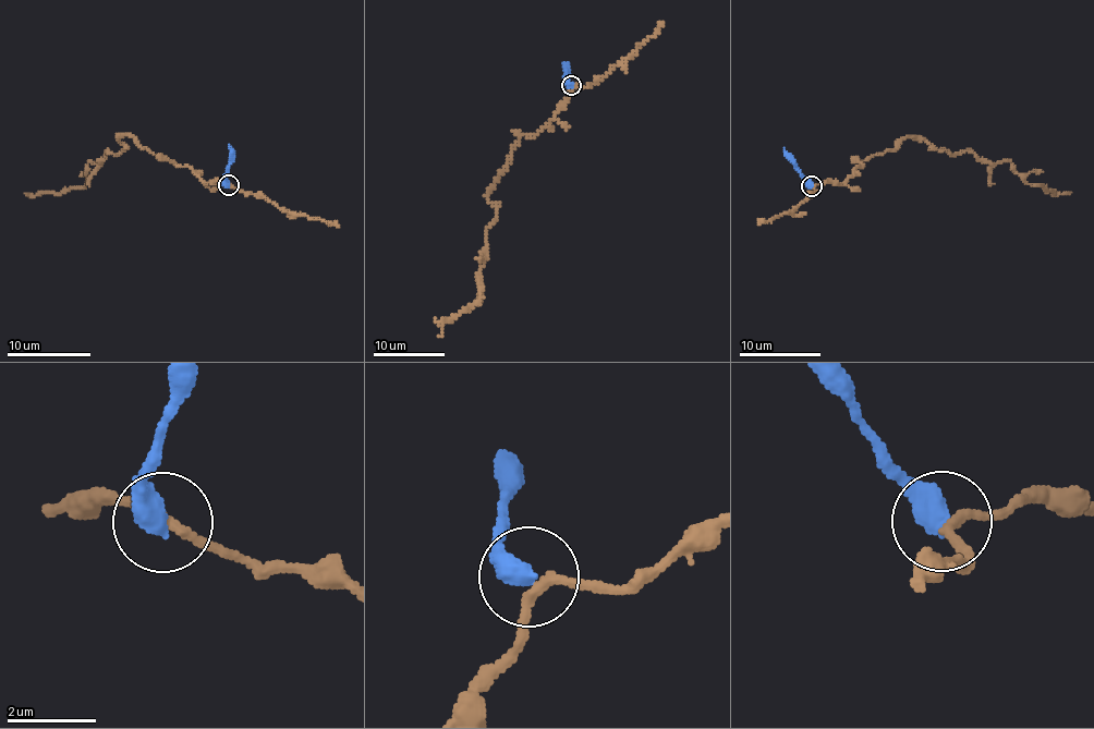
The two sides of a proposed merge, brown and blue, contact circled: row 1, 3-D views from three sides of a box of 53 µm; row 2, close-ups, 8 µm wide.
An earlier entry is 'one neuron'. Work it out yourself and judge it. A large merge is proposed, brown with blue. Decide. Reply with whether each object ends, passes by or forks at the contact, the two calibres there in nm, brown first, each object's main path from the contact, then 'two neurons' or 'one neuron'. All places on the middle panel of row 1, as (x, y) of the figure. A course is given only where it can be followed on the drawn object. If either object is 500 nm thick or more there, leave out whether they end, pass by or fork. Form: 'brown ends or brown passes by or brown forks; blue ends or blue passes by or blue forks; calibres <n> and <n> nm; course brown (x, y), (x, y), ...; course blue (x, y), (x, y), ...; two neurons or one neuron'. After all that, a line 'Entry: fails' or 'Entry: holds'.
calibres 200 and 550 nm; course brown (571, 86), (555, 117), (520, 136), (494, 182), (481, 298), (442, 320), (439, 337); course blue (571, 84), (567, 81), (562, 62); two neurons
Entry: fails

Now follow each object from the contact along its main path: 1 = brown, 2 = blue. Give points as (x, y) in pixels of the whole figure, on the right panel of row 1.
1: (813, 186), (843, 183), (860, 160), (906, 137), (1009, 161), (1029, 183), (1071, 192)
2: (811, 186), (783, 147)

